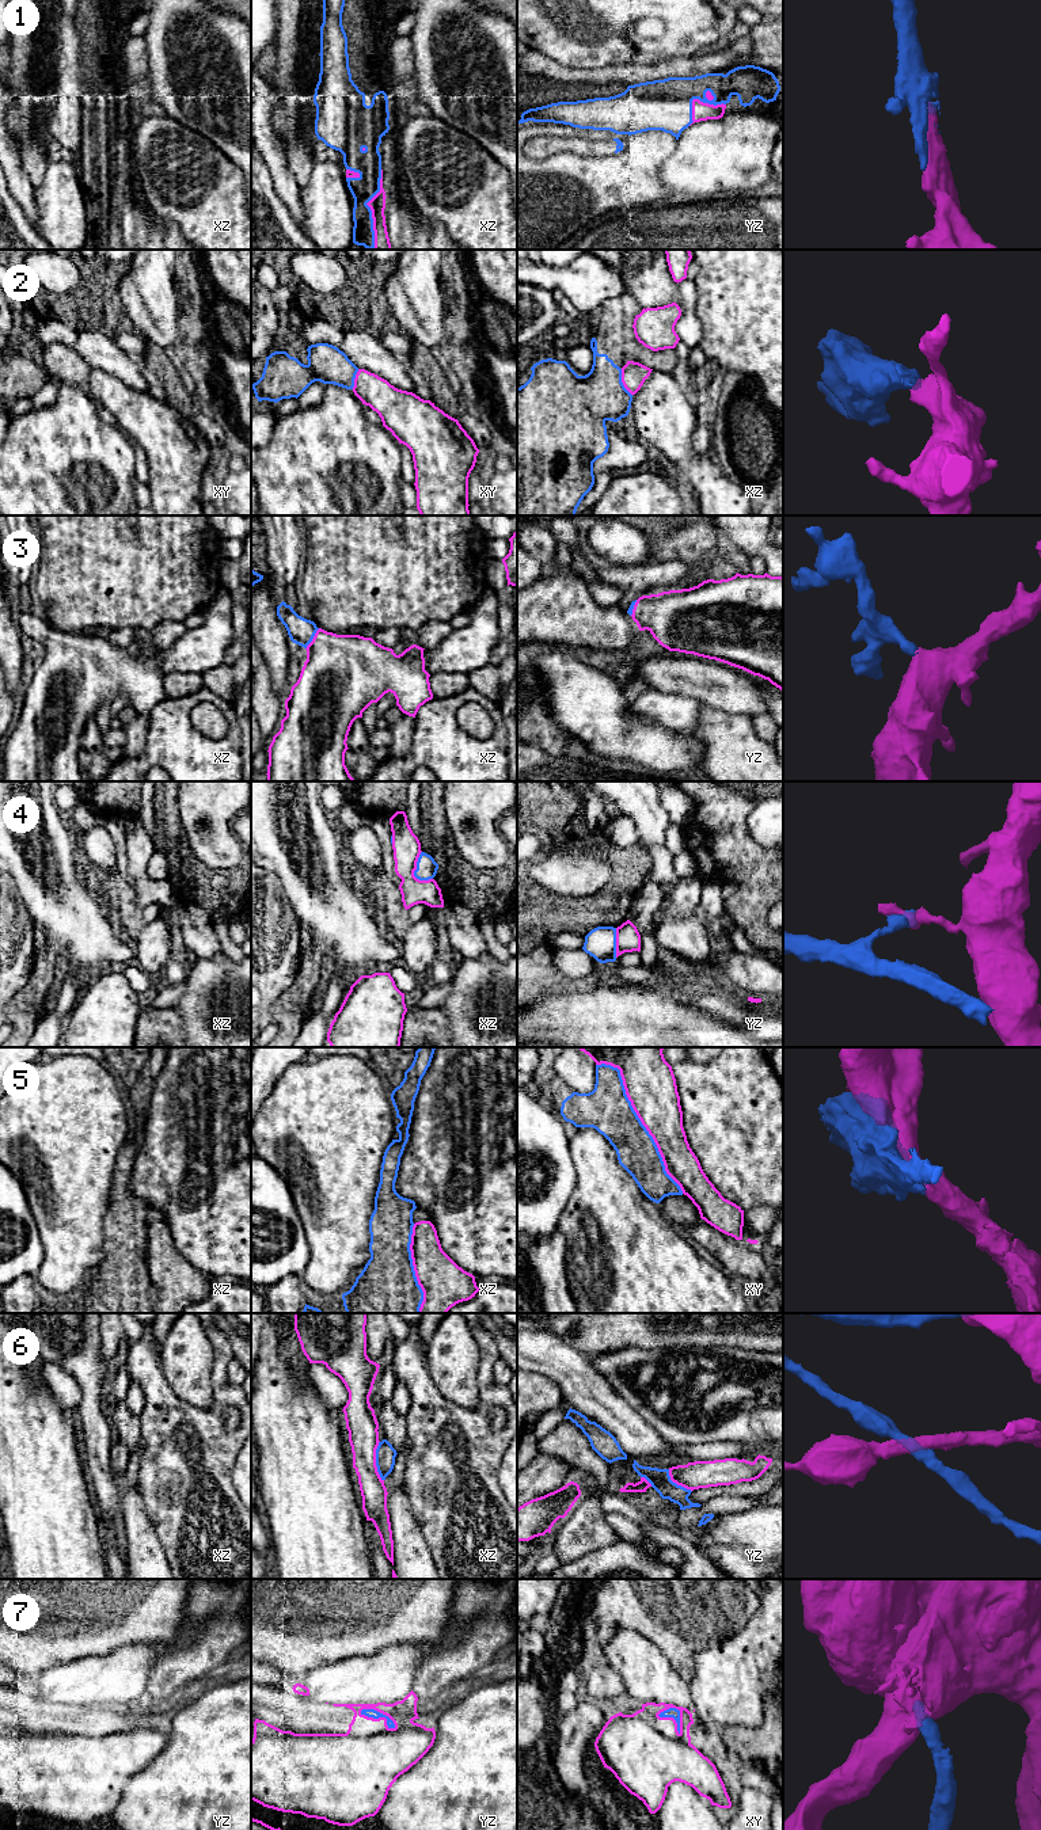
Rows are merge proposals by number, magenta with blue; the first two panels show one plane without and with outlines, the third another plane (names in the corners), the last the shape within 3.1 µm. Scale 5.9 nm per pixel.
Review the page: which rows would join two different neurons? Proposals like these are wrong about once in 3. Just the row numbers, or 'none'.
2, 4, 5, 6, 7

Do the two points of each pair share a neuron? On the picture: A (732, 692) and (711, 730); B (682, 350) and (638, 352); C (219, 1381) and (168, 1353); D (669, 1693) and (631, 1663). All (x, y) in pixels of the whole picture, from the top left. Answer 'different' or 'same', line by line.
A: different
B: different
C: different
D: same

